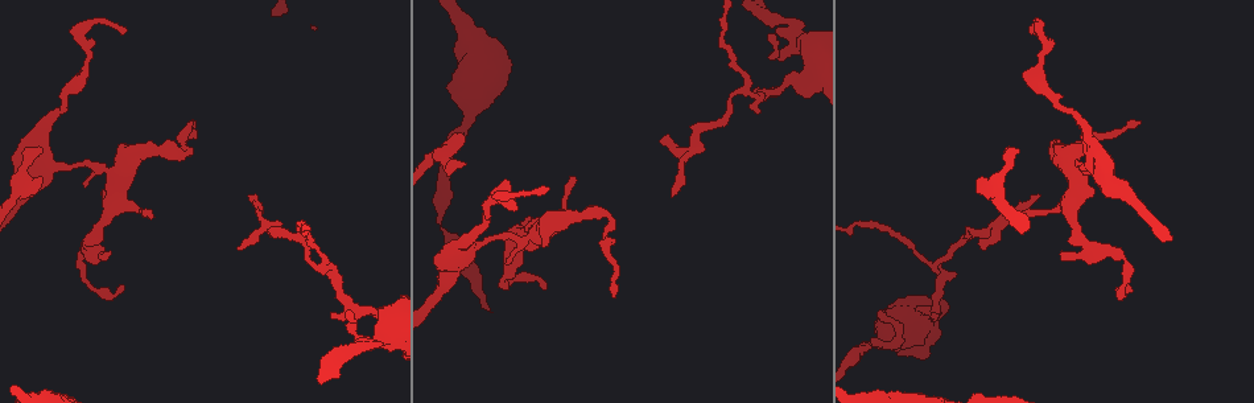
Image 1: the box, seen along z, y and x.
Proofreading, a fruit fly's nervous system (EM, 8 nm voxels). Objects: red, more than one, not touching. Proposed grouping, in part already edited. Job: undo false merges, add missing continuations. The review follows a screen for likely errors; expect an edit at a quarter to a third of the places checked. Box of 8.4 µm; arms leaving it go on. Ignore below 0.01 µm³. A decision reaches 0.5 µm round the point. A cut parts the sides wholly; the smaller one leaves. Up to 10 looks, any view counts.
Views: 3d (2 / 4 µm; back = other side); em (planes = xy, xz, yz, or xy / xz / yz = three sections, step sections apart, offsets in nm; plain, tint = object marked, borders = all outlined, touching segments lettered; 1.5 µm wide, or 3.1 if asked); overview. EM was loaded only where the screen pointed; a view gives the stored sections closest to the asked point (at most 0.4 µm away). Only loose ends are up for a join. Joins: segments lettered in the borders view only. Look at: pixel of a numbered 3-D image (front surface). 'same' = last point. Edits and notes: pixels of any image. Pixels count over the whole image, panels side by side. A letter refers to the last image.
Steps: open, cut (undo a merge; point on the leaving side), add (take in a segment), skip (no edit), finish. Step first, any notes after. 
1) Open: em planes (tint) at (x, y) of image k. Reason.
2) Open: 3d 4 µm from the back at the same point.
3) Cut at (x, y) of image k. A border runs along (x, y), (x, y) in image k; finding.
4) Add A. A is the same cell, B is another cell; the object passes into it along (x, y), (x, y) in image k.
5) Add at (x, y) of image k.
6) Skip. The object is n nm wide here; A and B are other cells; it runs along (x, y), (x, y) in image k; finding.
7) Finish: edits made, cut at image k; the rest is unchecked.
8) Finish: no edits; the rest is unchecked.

Open: em planes (borders) at (892, 341) of image 1. Sharp bend.

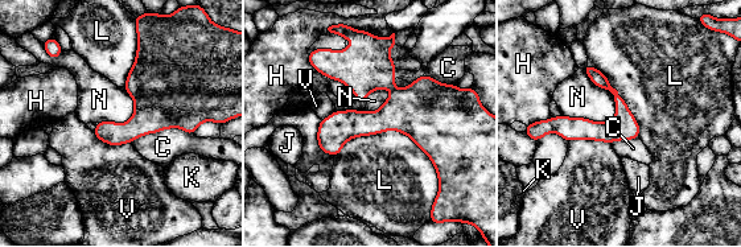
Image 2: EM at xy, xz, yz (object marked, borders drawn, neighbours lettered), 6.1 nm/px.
Skip. The longest contact is with L, 650 nm; C, H, J, K, L, N and V are other cells; continuous, no second neuron.

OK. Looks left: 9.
Open: em planes (borders) at (264, 228) of image 1. Sharp bend.

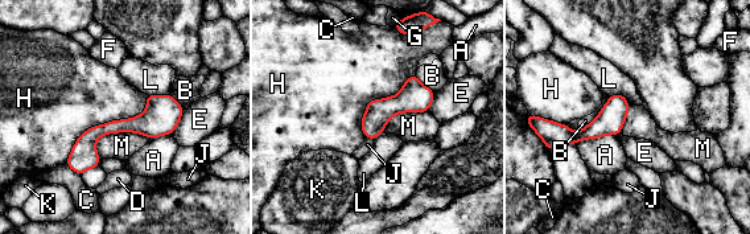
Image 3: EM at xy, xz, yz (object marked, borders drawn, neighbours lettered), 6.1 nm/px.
Skip. The longest contact is with H, 650 nm; A, B, C, D, E, F, G, H, J, K, L and M are other cells; one neuron here.

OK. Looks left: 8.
Open: em planes (borders) at (123, 290) of image 1. Branch stops here.

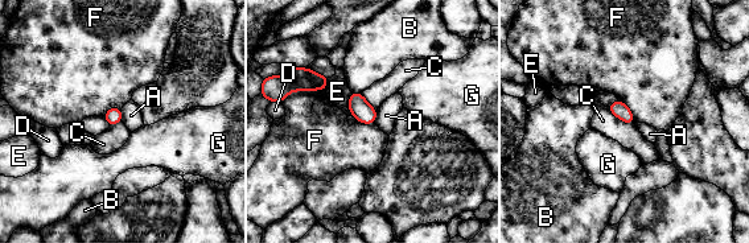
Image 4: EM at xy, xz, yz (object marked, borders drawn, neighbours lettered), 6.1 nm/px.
Skip. A, B, C, D, E, F and G are other cells; a border runs along (606, 107), (620, 119), (633, 124) in image 4; none of them fits.

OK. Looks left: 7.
Open: em planes (plain) at (1032, 28) of image 1. An open end.

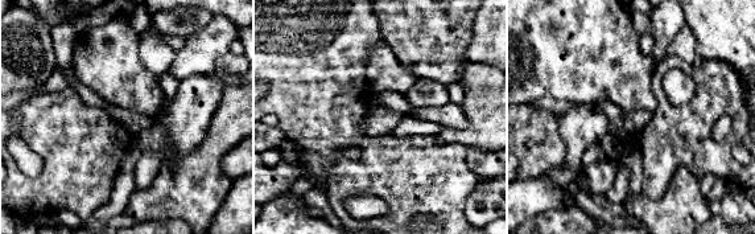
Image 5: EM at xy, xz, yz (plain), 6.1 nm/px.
Open: em planes (borders) at the same point.

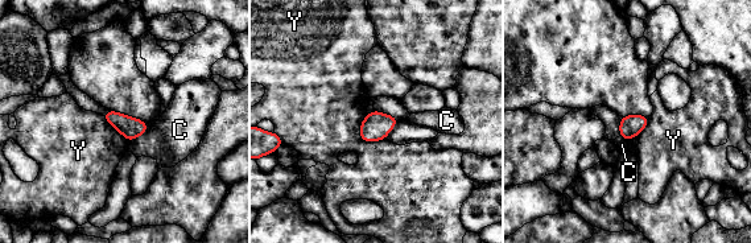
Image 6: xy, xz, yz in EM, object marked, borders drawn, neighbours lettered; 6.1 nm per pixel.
Skip. C and Y are other cells; no lettered segment goes on from it.

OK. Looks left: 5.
Finish: no edits; the rest is unchecked.

